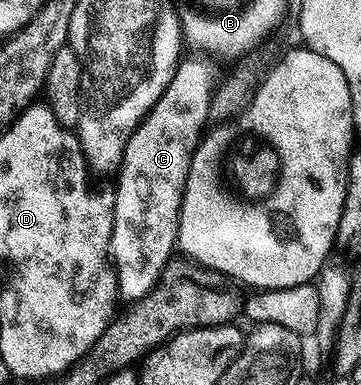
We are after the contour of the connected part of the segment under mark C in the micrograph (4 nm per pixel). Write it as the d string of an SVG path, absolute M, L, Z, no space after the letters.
M202 58L194 59L198 60L183 59L179 63L172 74L172 82L168 82L156 106L152 106L152 110L138 124L138 129L126 143L122 166L116 174L118 189L112 192L114 225L110 254L114 272L118 275L118 294L126 302L133 302L147 296L156 286L160 274L166 269L166 264L176 252L182 195L186 189L190 157L197 150L199 140L207 131L209 102L216 87L214 72L205 64L207 61Z

